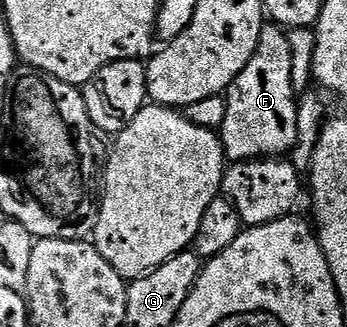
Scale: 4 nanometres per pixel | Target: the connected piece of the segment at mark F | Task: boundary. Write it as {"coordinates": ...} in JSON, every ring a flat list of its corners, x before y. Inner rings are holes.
{"coordinates":[[275,23,265,24,256,54,234,79,226,94,226,119,218,130,229,162,283,158,295,150,298,135,298,94,291,85,291,49,288,33]]}

